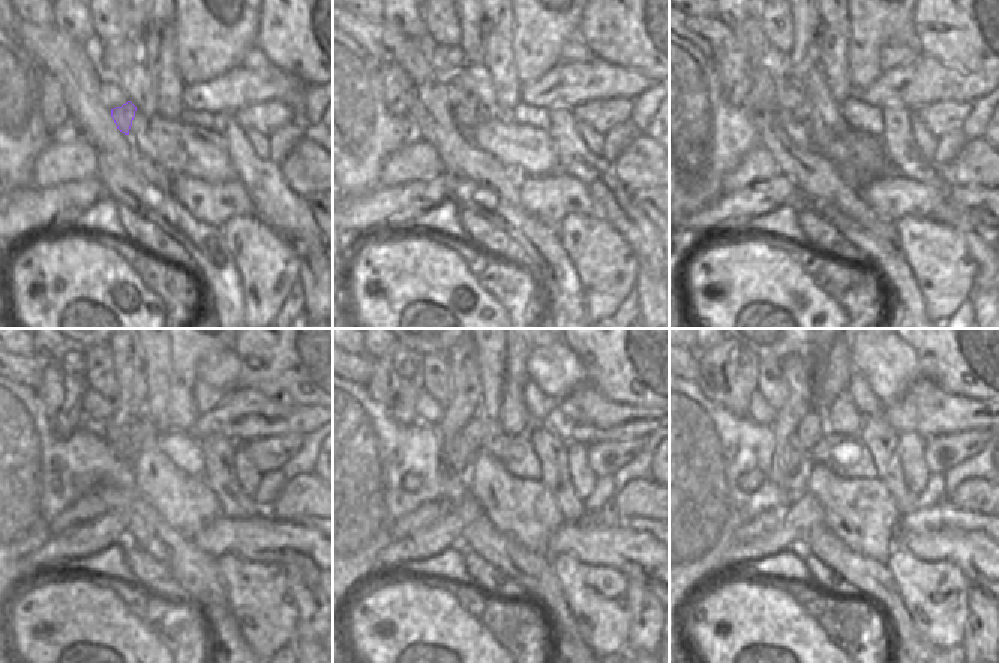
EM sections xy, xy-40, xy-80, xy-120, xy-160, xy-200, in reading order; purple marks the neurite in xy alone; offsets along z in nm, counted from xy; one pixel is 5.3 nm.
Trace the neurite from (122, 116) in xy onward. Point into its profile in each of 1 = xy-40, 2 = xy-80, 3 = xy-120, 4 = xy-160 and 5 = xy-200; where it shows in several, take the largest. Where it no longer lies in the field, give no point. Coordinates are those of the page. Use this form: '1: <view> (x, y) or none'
1: xy-40 (465, 114)
2: xy-80 (804, 110)
3: xy-120 (137, 438)
4: xy-160 (476, 431)
5: xy-200 (812, 428)

